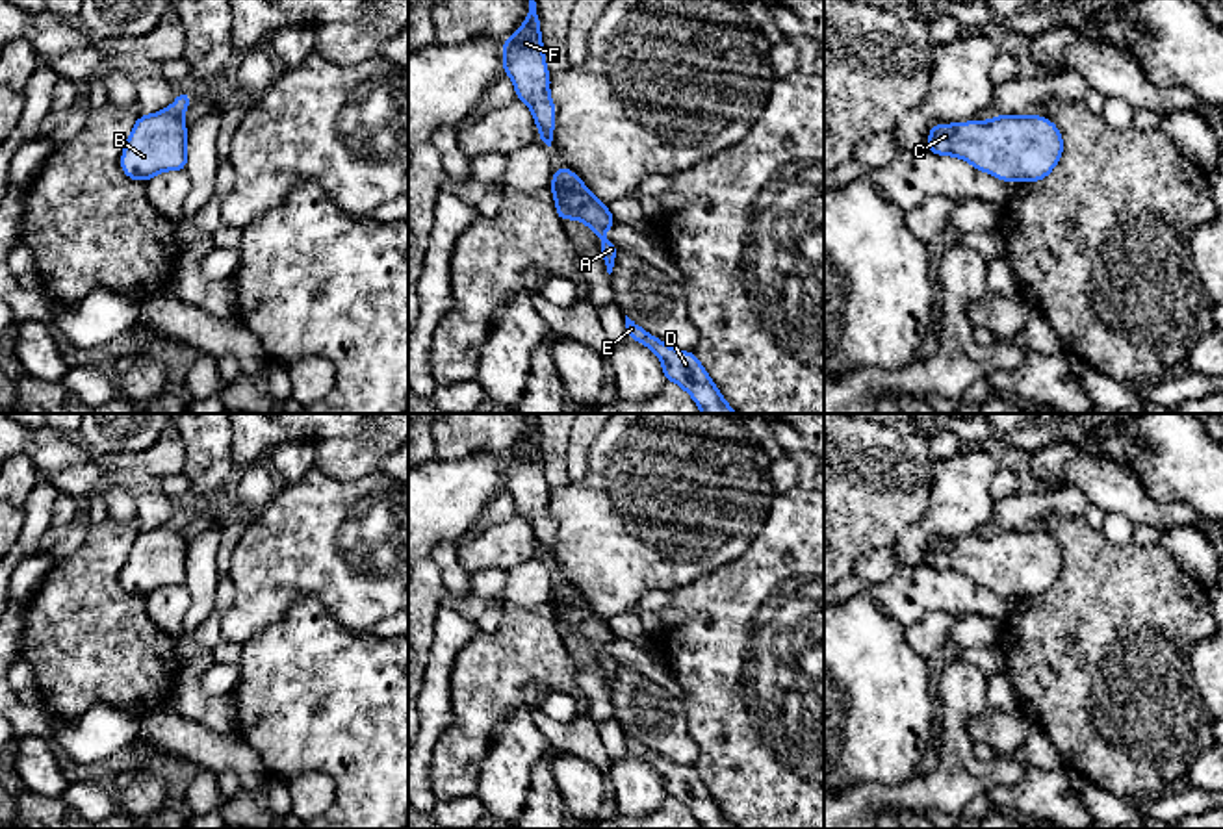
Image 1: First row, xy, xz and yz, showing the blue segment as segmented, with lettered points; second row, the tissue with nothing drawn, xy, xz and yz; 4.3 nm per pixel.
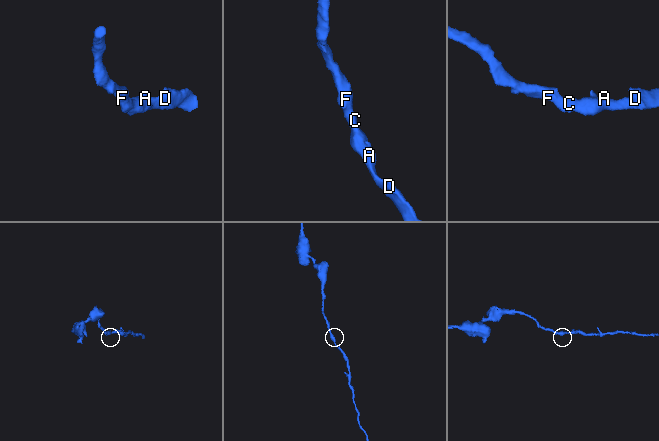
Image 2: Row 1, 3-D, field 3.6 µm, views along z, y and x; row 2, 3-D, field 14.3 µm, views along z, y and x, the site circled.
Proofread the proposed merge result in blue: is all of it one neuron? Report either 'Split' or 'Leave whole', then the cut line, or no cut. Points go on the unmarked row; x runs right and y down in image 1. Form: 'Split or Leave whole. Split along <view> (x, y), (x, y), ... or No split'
Leave whole. No split

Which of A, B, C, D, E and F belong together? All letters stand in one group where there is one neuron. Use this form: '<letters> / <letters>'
A B C D E F

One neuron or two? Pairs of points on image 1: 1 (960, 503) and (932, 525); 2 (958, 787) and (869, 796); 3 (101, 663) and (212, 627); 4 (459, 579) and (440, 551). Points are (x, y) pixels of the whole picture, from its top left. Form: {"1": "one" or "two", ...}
{"1": "one", "2": "one", "3": "two", "4": "one"}

